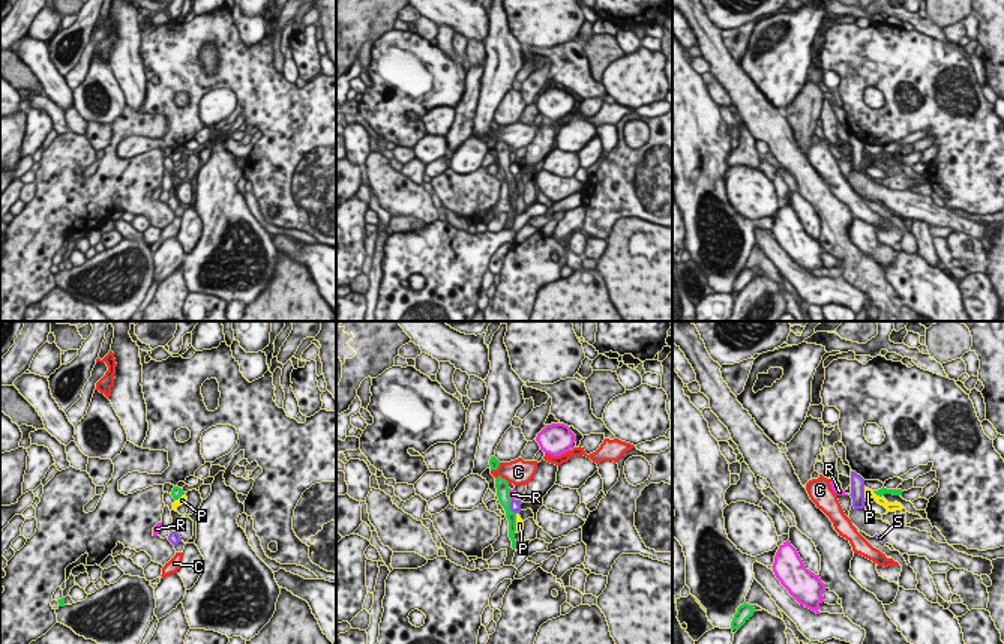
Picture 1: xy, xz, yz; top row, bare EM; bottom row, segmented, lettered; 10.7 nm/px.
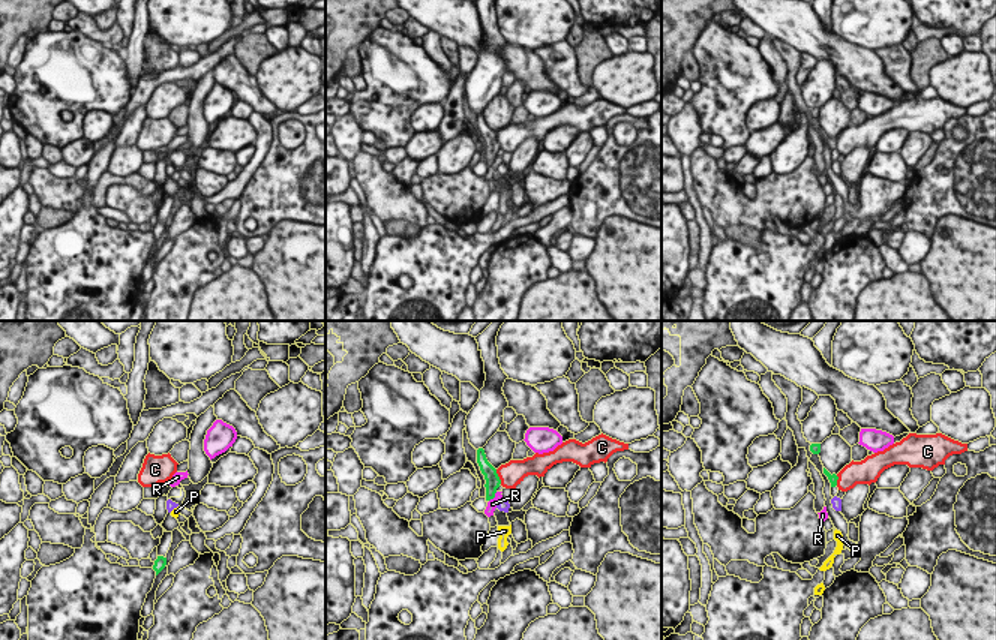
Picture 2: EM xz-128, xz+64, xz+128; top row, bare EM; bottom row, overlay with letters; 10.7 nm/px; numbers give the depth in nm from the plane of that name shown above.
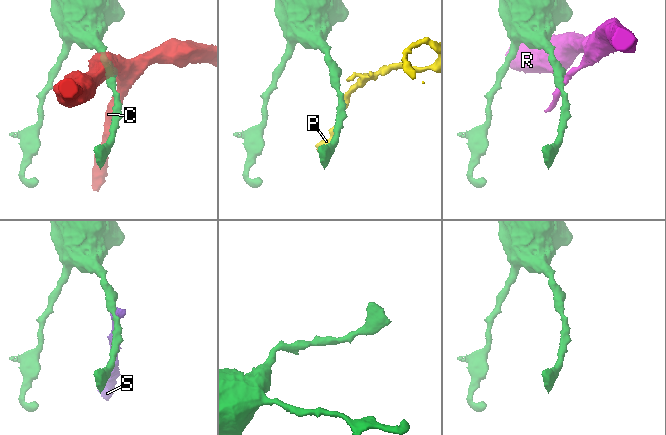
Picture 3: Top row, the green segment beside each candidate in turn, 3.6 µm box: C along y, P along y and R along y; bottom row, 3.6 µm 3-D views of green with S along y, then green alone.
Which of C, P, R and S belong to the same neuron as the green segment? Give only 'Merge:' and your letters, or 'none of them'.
Merge: none of them

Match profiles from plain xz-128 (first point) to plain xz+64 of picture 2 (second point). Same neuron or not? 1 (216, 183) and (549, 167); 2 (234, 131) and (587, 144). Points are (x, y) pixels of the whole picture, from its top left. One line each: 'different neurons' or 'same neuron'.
1: different neurons
2: different neurons

